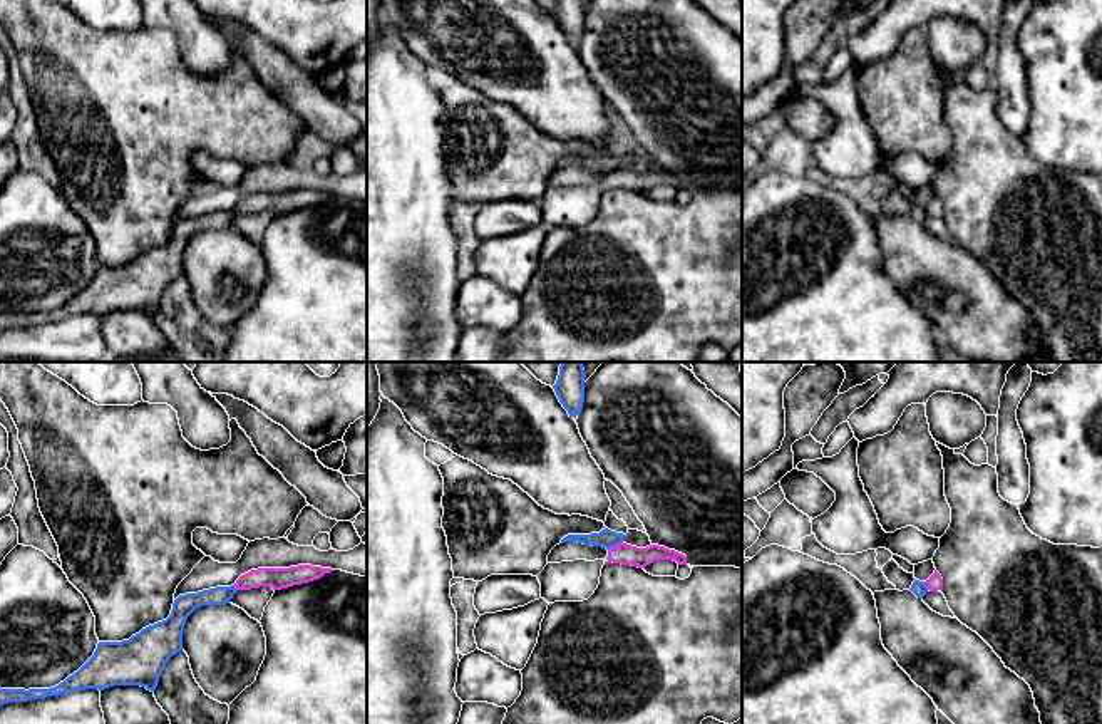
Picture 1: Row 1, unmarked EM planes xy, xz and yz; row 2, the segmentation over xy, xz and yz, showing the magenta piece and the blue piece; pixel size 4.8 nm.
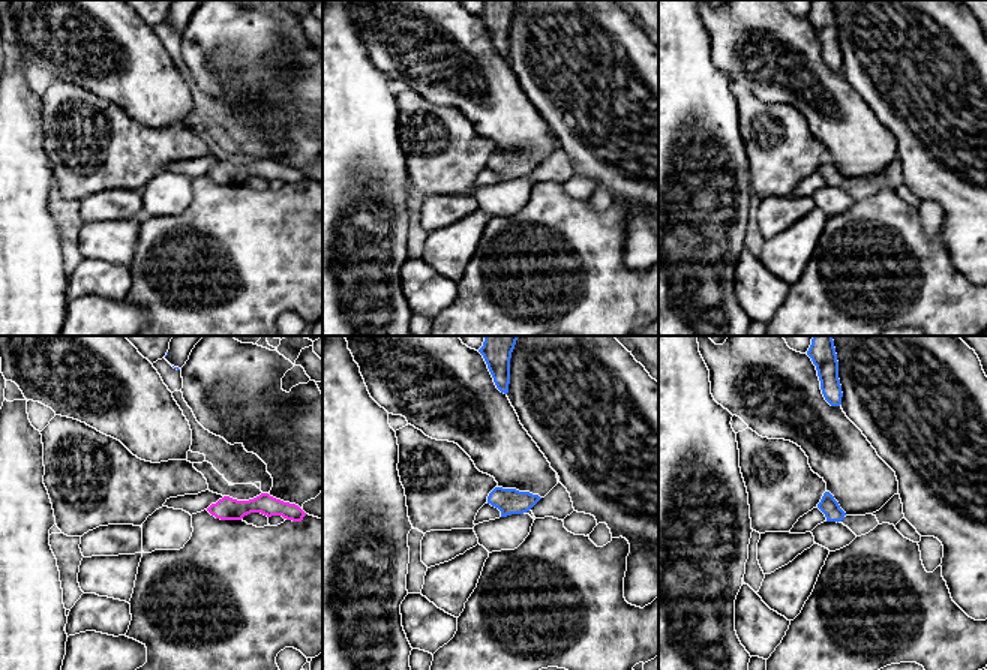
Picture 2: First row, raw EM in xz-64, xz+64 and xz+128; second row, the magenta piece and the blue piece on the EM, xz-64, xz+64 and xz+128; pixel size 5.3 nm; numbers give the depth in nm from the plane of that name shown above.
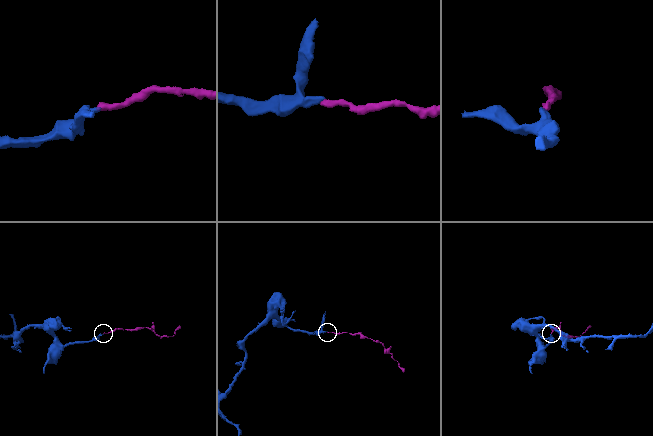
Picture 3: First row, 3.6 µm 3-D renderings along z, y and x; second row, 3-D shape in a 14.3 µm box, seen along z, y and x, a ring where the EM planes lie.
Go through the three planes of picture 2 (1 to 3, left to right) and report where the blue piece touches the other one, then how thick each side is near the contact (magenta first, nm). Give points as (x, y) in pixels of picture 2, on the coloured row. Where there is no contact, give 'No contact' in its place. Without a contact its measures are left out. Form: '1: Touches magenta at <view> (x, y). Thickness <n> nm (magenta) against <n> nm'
1: No contact
2: No contact
3: No contact

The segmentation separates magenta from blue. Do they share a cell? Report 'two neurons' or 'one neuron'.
two neurons

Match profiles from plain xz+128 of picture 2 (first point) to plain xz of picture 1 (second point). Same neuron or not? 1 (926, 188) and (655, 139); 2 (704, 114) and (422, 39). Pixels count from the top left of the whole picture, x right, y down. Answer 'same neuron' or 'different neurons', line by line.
1: same neuron
2: different neurons

